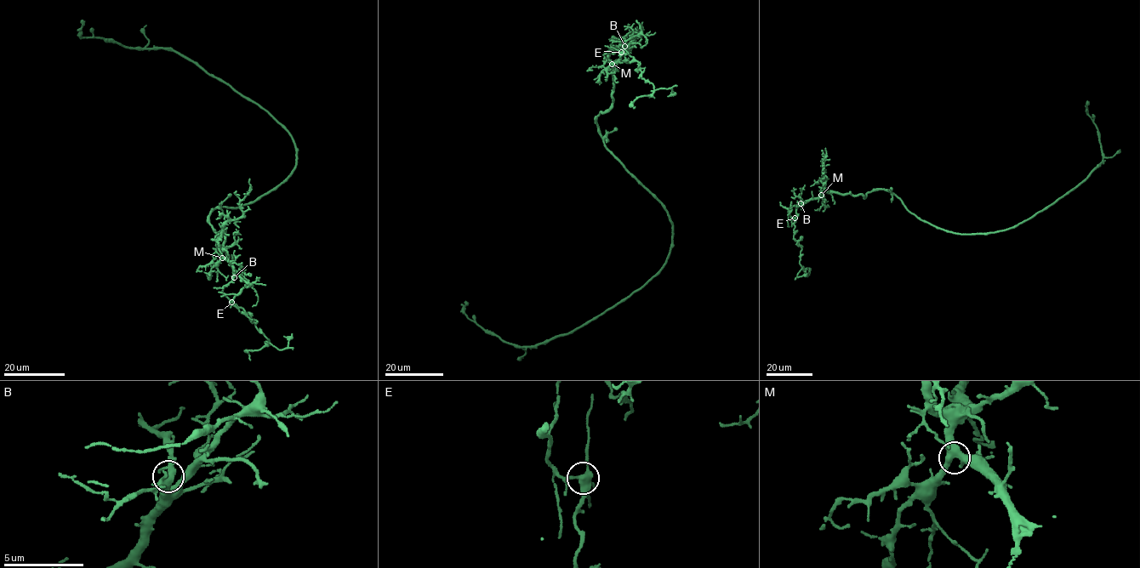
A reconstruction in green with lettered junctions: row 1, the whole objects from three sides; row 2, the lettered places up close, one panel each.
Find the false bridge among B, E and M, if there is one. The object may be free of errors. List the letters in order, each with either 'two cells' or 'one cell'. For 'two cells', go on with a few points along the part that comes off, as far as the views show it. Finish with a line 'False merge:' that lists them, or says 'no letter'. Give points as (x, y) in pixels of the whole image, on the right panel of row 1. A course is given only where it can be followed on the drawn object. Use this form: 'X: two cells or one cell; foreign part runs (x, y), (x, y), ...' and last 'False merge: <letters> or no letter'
B: one cell
E: two cells; foreign part runs (795, 218), (794, 237), (801, 249), (799, 262), (803, 270), (807, 269), (806, 275)
M: one cell
False merge: E

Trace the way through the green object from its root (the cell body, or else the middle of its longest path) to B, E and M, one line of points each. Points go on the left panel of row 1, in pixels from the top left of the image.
B: (273, 190), (242, 207), (220, 207), (210, 212), (209, 223), (216, 233), (225, 227), (222, 254), (234, 277)
E: (273, 190), (242, 207), (210, 212), (216, 233), (225, 227), (222, 254), (247, 284), (231, 302)
M: (273, 190), (242, 207), (220, 207), (210, 212), (209, 223), (216, 233), (225, 227), (222, 258)

